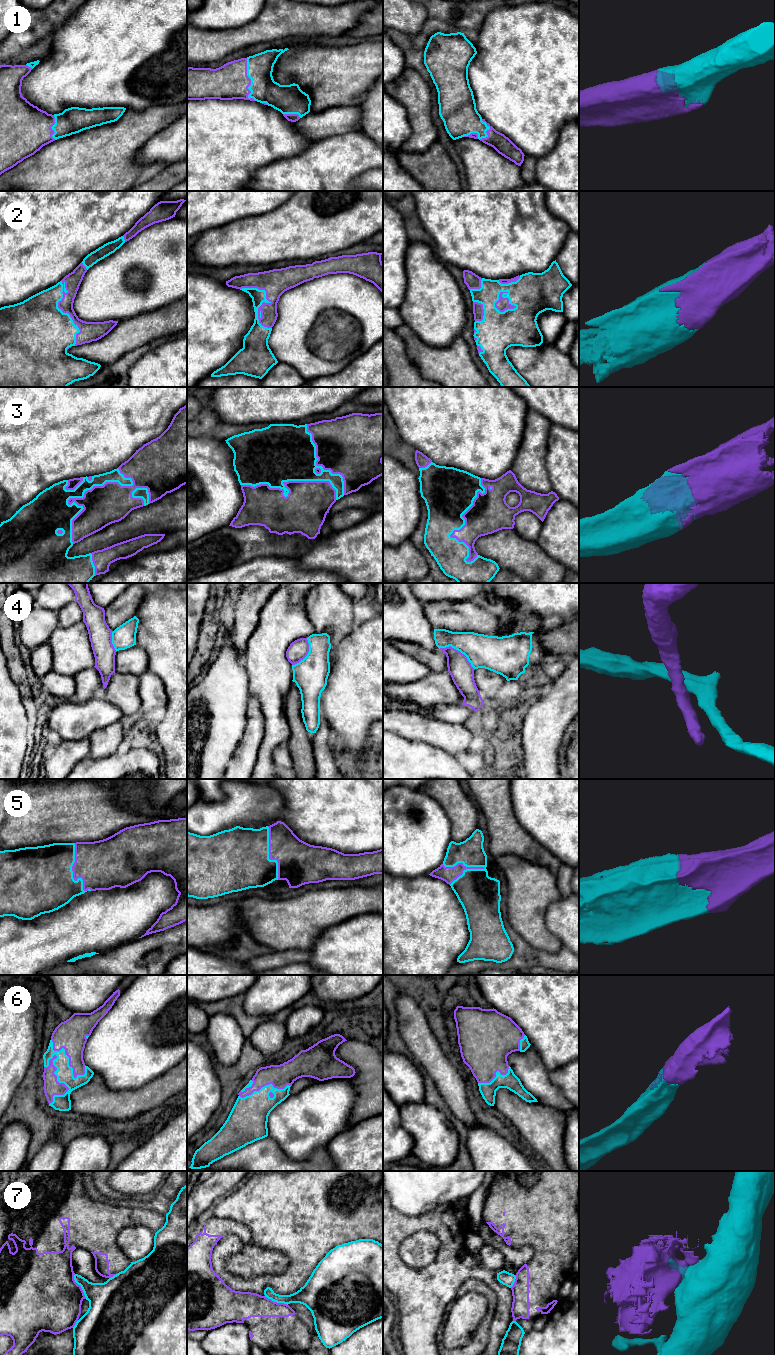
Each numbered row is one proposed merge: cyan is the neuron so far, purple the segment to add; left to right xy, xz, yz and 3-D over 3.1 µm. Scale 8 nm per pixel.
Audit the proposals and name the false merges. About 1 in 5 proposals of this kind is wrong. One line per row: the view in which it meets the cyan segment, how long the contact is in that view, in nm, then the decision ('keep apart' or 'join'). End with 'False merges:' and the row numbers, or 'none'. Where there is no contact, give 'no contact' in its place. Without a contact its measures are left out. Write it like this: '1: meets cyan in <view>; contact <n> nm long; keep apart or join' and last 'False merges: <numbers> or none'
1: meets cyan in yz; contact 240 nm long; join
2: meets cyan in xy; contact 550 nm long; join
3: meets cyan in xy; contact 700 nm long; join
4: meets cyan in yz; contact 340 nm long; keep apart
5: meets cyan in yz; contact 360 nm long; join
6: meets cyan in xy; contact 420 nm long; join
7: meets cyan in xy; contact 220 nm long; keep apart
False merges: 4, 7

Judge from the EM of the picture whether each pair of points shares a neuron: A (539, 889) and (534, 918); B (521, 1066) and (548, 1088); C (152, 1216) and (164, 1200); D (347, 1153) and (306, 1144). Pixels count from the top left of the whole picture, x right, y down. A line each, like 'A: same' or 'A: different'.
A: same
B: same
C: different
D: different

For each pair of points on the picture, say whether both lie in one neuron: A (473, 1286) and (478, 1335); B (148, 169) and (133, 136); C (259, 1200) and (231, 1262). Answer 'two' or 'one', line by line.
A: one
B: one
C: two

